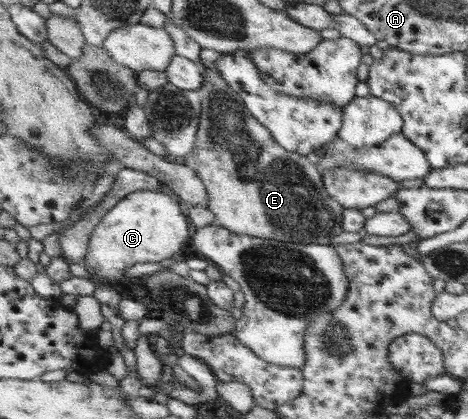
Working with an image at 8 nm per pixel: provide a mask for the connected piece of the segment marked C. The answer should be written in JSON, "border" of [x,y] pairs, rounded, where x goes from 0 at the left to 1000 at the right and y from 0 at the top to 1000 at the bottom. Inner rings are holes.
{"border":[[[297,453],[256,477],[203,542],[190,578],[190,601],[182,611],[184,647],[197,666],[229,678],[248,678],[265,668],[267,647],[293,628],[344,628],[353,618],[374,618],[391,578],[404,568],[404,523],[387,487],[340,453]]]}

